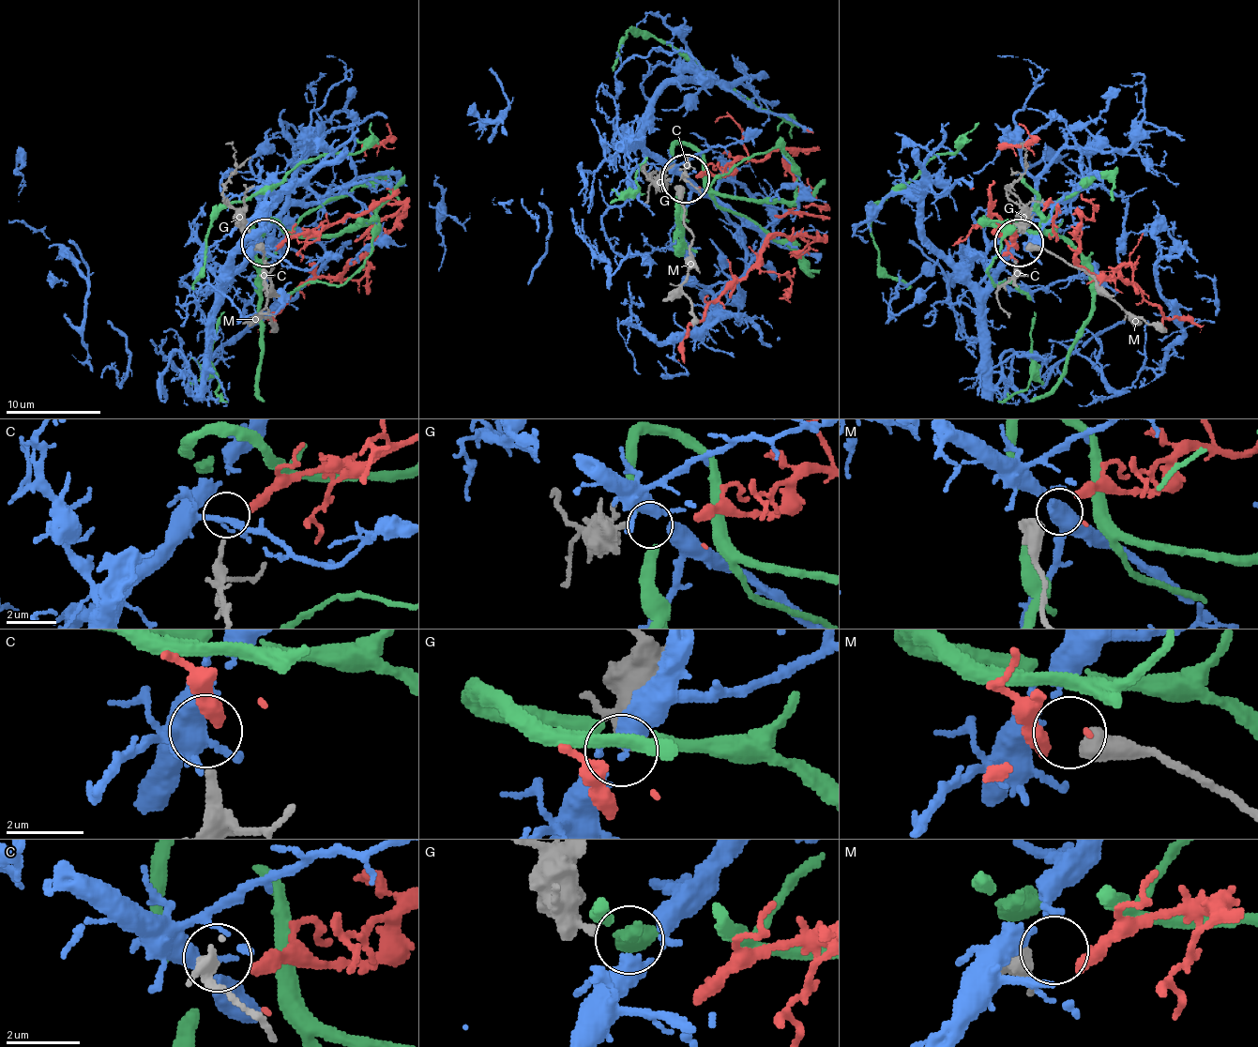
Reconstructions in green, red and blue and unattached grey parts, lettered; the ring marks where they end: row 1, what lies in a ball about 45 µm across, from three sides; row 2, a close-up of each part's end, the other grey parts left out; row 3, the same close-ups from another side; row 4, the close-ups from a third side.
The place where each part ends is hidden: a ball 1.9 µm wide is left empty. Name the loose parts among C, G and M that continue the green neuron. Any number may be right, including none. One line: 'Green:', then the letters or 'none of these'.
Green: none of these

